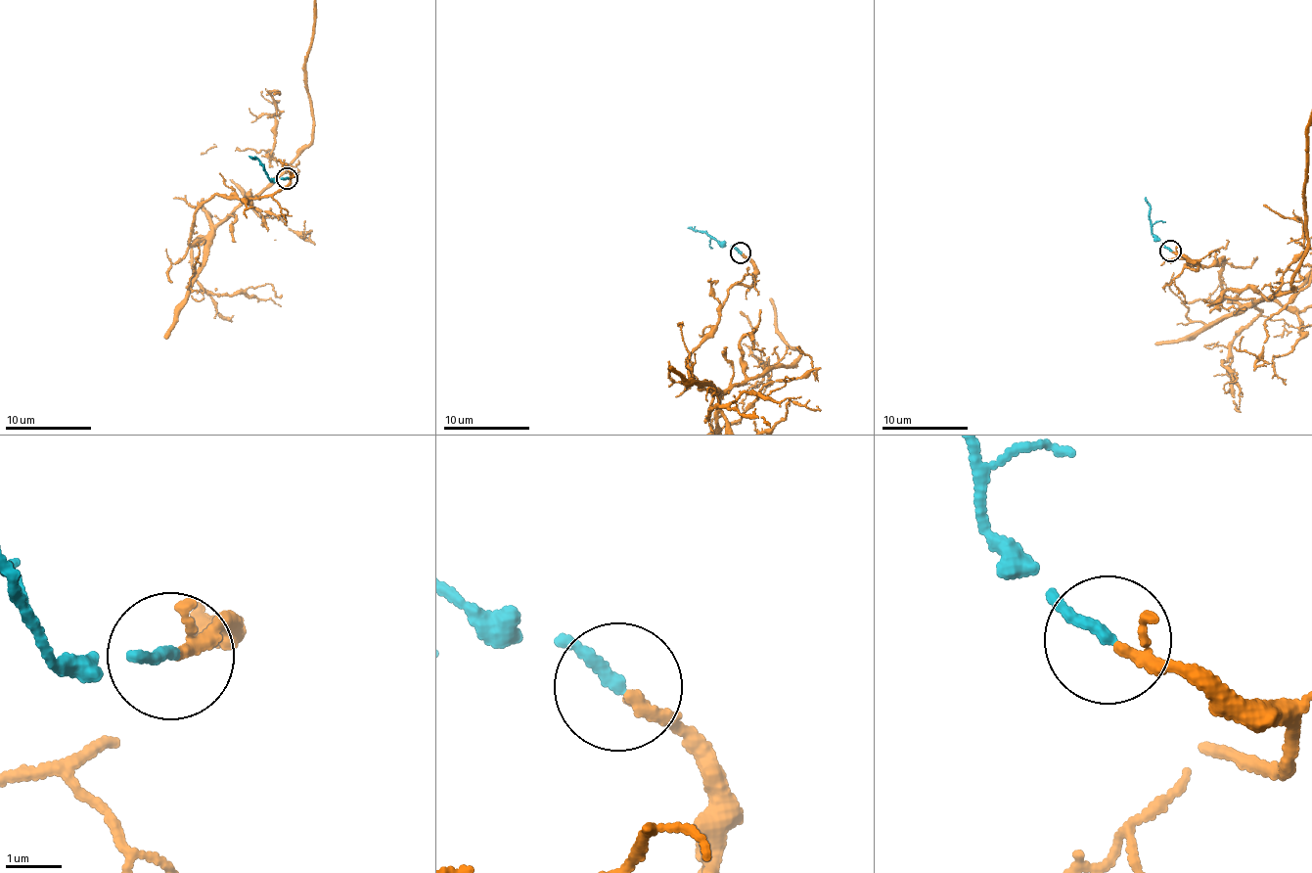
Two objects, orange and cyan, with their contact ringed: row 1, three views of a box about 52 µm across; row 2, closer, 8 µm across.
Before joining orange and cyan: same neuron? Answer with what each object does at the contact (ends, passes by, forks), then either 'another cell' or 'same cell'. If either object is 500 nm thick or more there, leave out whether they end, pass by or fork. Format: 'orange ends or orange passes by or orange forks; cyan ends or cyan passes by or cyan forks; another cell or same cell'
orange passes by; cyan ends; same cell

